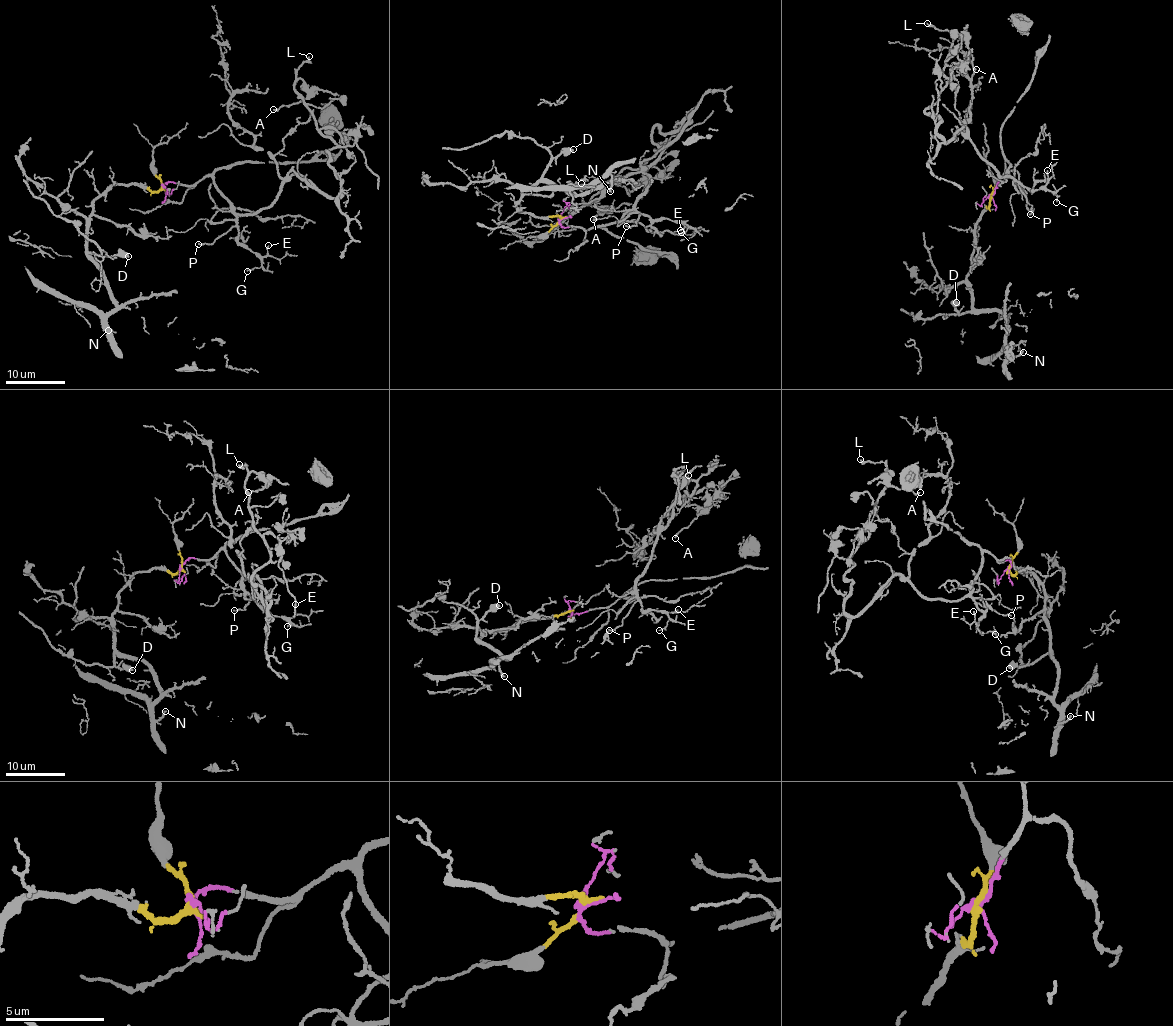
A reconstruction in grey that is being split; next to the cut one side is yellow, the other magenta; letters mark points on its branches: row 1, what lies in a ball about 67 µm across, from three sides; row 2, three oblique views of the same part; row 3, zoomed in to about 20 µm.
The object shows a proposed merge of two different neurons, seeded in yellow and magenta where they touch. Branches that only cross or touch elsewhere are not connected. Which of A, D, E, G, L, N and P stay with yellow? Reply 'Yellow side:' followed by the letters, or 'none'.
Yellow side: D, N

